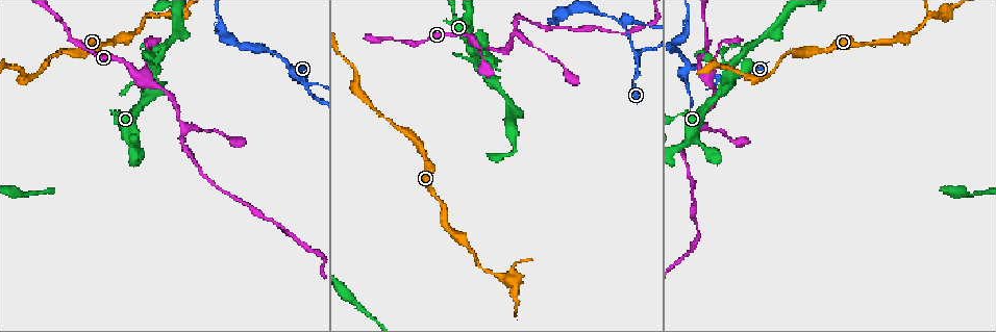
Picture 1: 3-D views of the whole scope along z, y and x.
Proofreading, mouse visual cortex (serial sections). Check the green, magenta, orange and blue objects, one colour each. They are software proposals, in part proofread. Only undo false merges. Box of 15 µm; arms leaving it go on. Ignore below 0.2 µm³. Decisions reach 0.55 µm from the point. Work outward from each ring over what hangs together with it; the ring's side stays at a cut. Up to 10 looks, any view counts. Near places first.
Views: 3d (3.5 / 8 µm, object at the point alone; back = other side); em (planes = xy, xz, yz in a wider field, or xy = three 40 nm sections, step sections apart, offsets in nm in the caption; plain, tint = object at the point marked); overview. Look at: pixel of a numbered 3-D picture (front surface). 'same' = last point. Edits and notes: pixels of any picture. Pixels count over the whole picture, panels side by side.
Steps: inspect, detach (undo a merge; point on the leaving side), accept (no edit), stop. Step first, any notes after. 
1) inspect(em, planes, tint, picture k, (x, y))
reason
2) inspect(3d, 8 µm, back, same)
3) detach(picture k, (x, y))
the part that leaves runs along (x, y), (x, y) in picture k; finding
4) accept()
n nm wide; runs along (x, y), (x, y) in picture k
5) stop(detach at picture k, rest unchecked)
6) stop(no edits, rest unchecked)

inspect(3d, 3.5 µm, picture 1, (692, 67))
abrupt turn

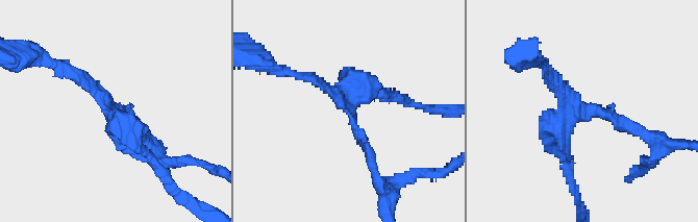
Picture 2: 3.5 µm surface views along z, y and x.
inspect(em, xy, step 2, tint, picture 2, (580, 116))

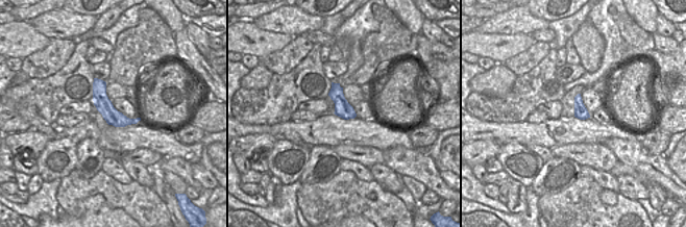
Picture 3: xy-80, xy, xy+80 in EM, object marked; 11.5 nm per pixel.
accept()
runs along (96, 81), (101, 102), (133, 121) in picture 3; one cell here

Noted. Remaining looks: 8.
inspect(3d, 3.5 µm, picture 1, (181, 36))
sharp bend

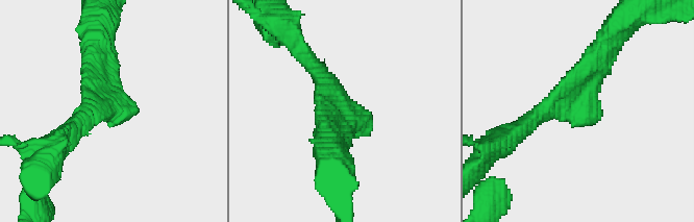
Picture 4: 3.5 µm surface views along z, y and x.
inspect(em, xy, step 2, tint, picture 4, (348, 111))
arms of 250, 250 nm; shape alone is not enough

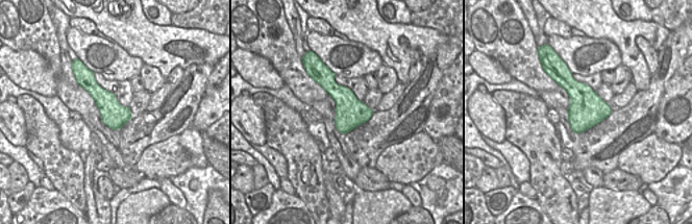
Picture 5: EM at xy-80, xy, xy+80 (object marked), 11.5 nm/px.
accept()
runs along (524, 125), (575, 113), (601, 55) in picture 4; all the same cell

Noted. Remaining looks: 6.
inspect(3d, 3.5 µm, picture 1, (181, 142))
abrupt turn

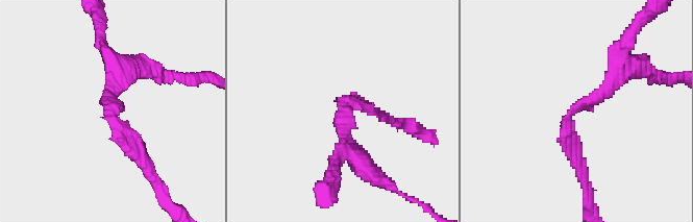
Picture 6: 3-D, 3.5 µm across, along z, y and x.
inspect(em, xy, step 3, plain, picture 6, (114, 116))
shape alone is not enough

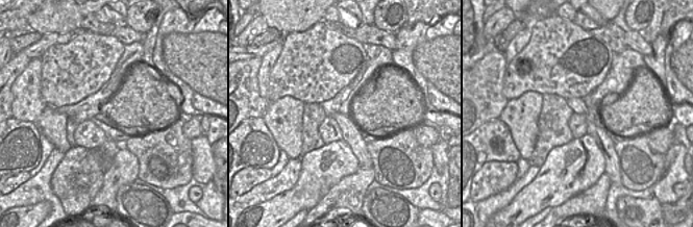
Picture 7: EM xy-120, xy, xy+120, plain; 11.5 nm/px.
inspect(em, xy, step 3, tint, same)

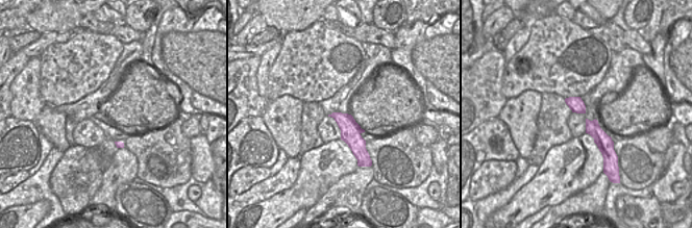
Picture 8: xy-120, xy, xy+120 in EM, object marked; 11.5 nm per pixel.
accept()
arms of 150, 200 nm; runs along (616, 73), (568, 118), (579, 173) in picture 6; all the same cell

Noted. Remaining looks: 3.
inspect(3d, 3.5 µm, back, picture 1, (508, 279))

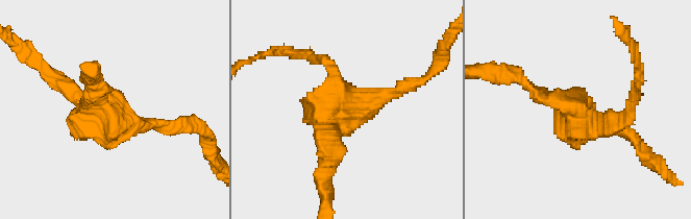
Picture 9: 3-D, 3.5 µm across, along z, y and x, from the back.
inspect(em, planes, tint, picture 9, (347, 110))
shape alone is not enough

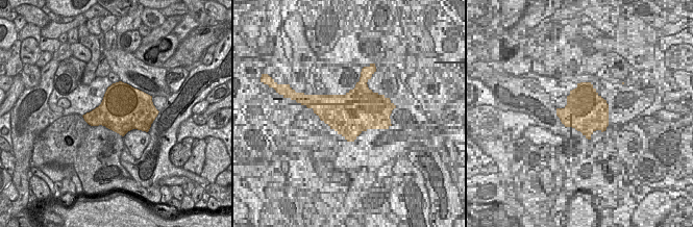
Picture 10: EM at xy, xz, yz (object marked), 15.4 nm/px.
accept()
one cell here

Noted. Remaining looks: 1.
stop(no edits, rest unchecked)

